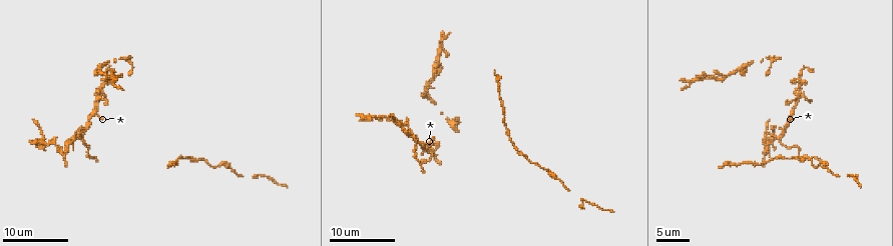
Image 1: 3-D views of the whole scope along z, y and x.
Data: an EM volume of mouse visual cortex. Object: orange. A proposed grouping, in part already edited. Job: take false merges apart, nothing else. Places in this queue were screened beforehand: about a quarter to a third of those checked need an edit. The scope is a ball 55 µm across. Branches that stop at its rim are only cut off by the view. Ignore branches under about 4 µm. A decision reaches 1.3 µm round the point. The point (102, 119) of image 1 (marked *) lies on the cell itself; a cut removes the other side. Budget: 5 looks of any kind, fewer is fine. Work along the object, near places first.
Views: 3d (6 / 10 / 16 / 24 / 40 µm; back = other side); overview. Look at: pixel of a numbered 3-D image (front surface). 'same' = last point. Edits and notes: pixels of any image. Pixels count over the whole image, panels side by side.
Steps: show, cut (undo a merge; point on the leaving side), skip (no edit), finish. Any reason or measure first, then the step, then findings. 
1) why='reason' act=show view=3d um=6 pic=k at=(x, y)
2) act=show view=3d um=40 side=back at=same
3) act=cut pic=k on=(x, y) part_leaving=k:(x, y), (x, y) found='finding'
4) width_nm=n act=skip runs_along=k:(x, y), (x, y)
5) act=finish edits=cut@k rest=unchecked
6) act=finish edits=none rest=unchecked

why='four-way junction' act=show view=3d um=16 pic=1 at=(780, 138)

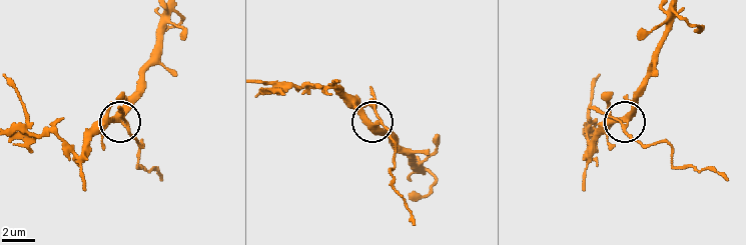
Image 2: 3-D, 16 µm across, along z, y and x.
act=show view=3d um=10 pic=2 at=(624, 119)

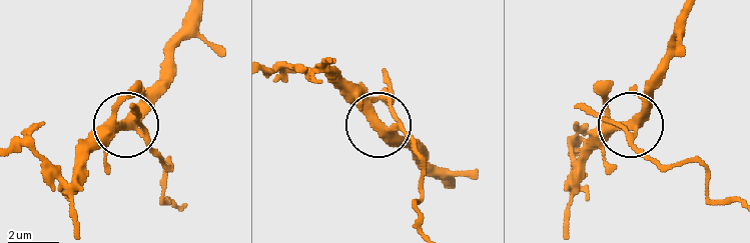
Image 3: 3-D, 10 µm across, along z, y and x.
arms=4 act=cut pic=3 on=(159, 155) part_leaving=3:(634, 133), (653, 159), (698, 165), (711, 200), (737, 202) found='two cells meet here'

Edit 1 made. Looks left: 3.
act=show view=overview

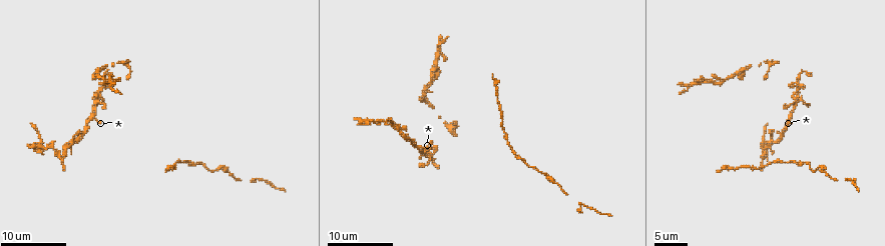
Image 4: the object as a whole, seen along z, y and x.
act=show view=3d um=24 pic=4 at=(505, 135)

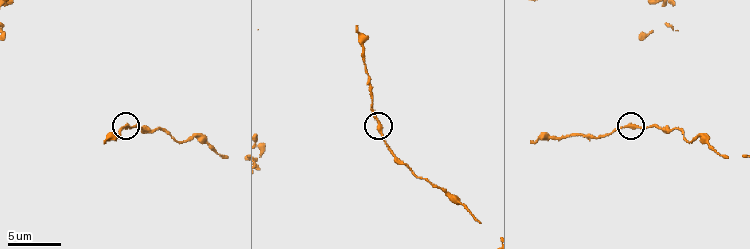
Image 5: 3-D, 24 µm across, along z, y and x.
act=show view=3d um=10 pic=5 at=(378, 129)

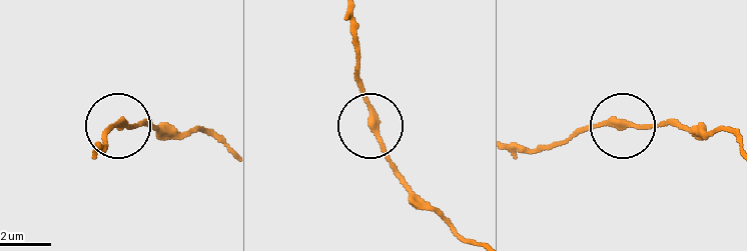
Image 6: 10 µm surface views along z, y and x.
side_arm_um=11 act=skip found='one cell here'

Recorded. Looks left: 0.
act=finish edits=cut@3 rest=unchecked

